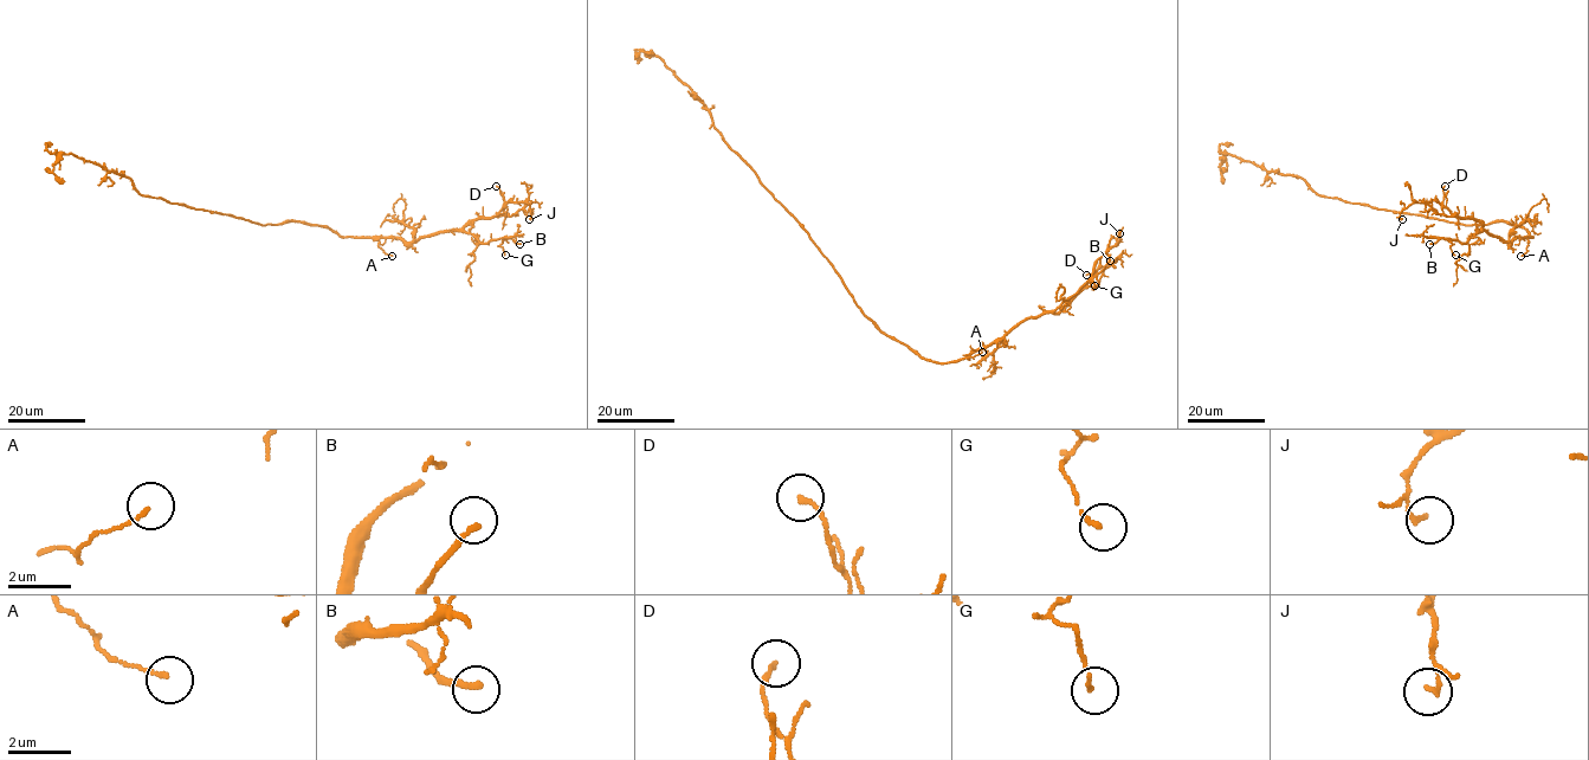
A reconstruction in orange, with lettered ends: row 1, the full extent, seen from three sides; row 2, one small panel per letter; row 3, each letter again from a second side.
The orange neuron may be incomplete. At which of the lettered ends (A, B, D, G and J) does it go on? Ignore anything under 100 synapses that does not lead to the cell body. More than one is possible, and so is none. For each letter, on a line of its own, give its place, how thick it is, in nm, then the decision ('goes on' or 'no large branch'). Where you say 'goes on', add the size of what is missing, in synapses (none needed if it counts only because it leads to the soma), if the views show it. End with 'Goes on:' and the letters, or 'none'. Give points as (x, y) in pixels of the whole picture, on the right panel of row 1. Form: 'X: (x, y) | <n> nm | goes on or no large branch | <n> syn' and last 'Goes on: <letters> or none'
A: (1520, 256) | 110 nm | no large branch
B: (1429, 244) | 190 nm | goes on
D: (1445, 186) | 150 nm | no large branch
G: (1455, 255) | 120 nm | no large branch
J: (1402, 219) | 150 nm | no large branch
Goes on: B

